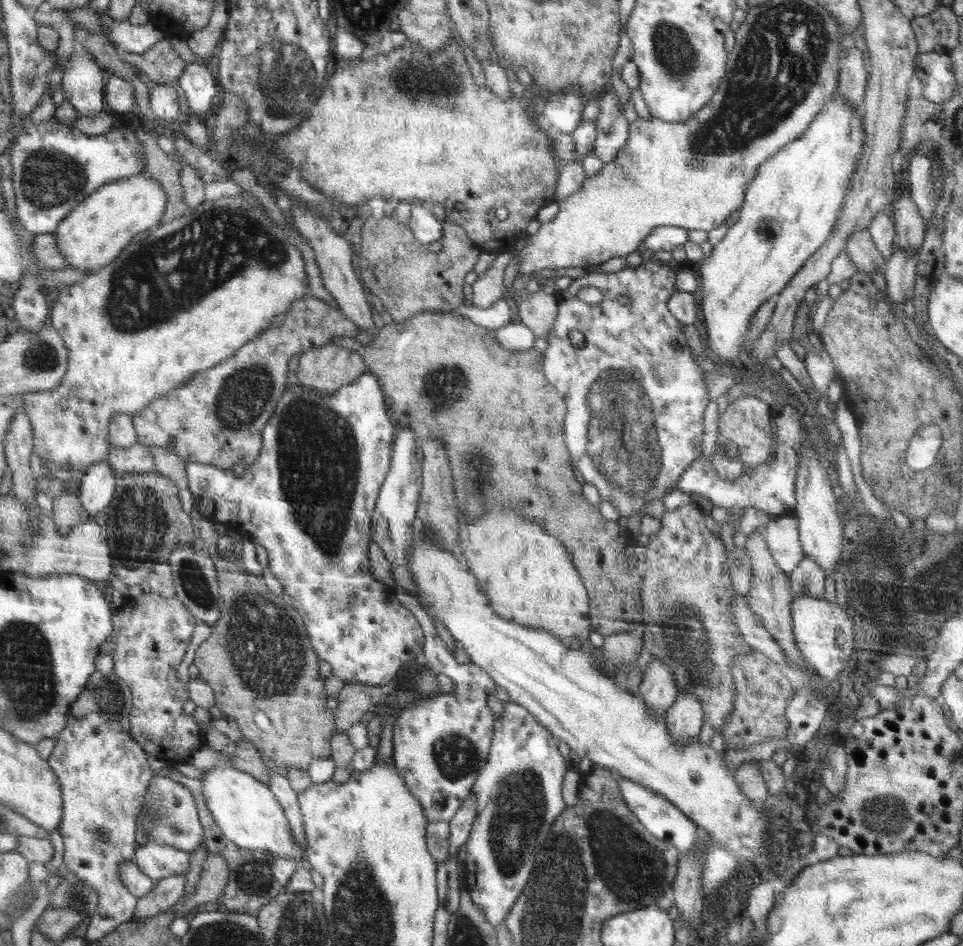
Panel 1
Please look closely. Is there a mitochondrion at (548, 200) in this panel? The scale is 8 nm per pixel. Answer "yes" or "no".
no

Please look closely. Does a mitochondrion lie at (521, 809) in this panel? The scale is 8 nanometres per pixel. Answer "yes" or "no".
yes

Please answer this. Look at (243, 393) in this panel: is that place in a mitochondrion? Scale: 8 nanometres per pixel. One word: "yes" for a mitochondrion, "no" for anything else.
yes

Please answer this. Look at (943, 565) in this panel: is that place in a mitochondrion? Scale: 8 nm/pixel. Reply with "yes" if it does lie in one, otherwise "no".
yes

